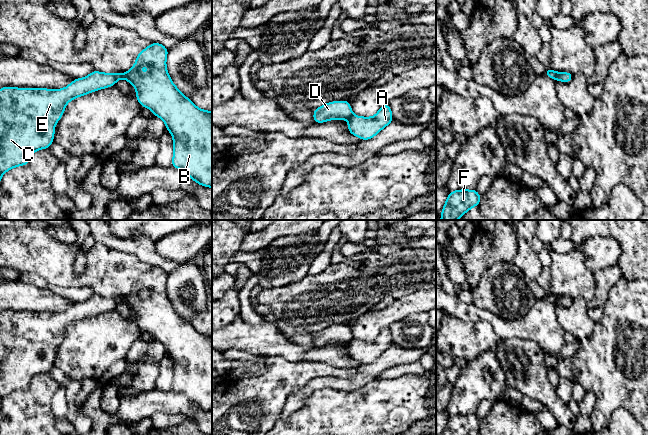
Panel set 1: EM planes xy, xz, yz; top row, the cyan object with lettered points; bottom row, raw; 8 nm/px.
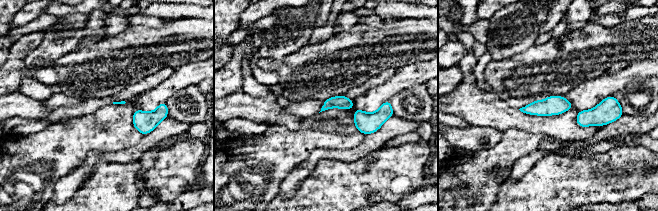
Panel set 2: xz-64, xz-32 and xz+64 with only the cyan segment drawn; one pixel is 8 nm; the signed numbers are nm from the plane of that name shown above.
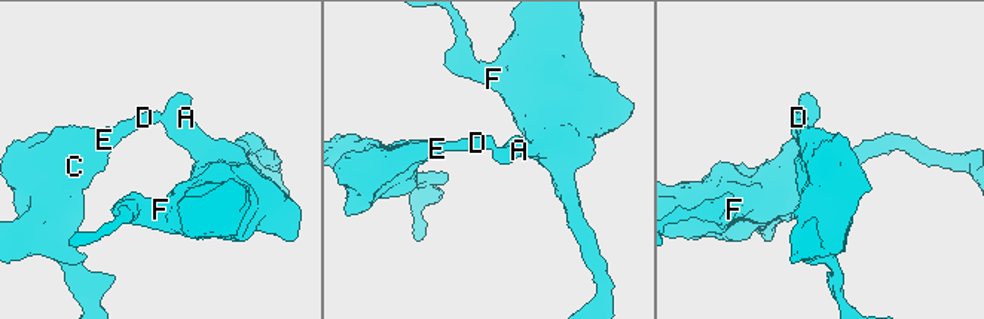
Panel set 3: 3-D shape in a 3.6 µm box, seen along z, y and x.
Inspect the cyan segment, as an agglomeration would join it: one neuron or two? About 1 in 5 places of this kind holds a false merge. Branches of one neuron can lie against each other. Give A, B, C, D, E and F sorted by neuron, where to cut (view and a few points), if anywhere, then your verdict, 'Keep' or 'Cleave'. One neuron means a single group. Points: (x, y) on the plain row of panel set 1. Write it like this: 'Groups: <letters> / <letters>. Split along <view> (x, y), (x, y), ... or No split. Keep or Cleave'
Groups: A B F / C D E. Split along yz (556, 296), (557, 303). Cleave

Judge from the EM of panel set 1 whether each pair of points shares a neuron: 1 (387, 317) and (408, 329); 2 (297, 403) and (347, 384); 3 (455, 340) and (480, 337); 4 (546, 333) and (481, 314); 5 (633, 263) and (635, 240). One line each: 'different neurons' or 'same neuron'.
1: different neurons
2: same neuron
3: same neuron
4: same neuron
5: same neuron

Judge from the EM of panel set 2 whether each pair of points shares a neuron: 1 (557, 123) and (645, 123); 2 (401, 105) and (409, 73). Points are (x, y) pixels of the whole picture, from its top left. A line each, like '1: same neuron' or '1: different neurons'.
1: different neurons
2: different neurons

